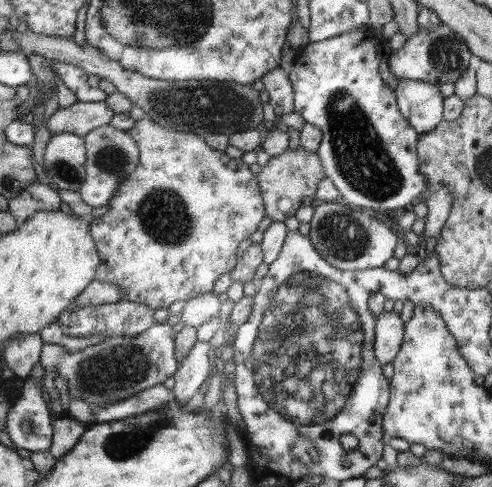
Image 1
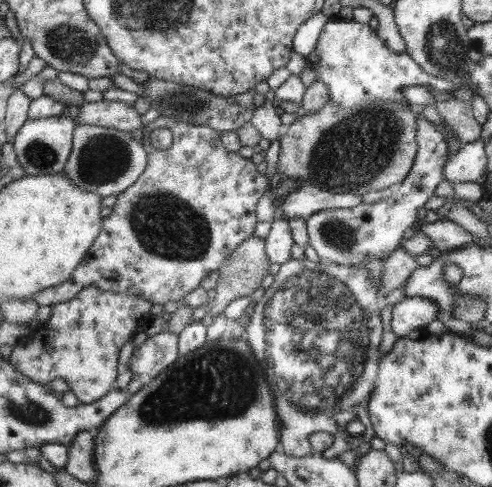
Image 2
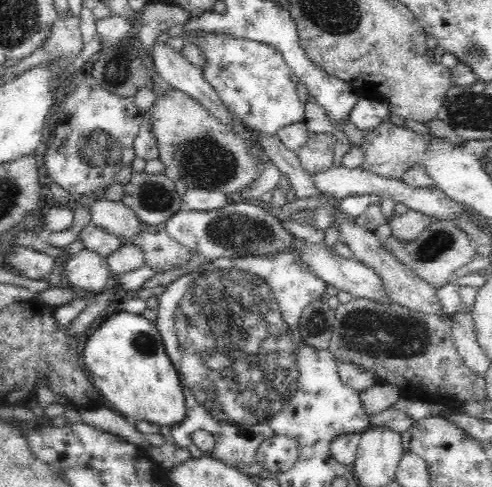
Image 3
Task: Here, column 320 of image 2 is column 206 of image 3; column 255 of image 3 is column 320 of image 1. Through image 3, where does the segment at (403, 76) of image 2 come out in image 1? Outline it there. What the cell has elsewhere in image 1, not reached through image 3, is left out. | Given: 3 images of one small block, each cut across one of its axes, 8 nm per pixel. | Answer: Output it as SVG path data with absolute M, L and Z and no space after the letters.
M359 28L321 42L309 42L305 48L297 50L293 68L289 70L289 82L295 90L295 112L305 120L305 124L315 126L323 136L317 154L325 170L325 180L333 182L347 206L371 208L373 212L383 210L397 216L419 200L427 188L427 180L419 166L417 130L409 126L405 116L401 116L399 106L395 106L393 92L379 78L379 40L373 34L375 32L369 28Z

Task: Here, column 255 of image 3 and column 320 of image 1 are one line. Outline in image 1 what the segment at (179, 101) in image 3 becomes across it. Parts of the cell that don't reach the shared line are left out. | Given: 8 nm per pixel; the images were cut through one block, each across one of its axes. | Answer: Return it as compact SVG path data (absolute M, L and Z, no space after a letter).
M297 146L295 150L285 150L283 154L269 158L265 166L261 166L261 172L257 174L261 180L261 194L265 198L265 210L267 216L273 222L283 222L287 216L295 216L295 212L301 208L301 198L315 196L317 184L325 180L325 170L321 164L321 158L315 150L305 150L303 146Z

